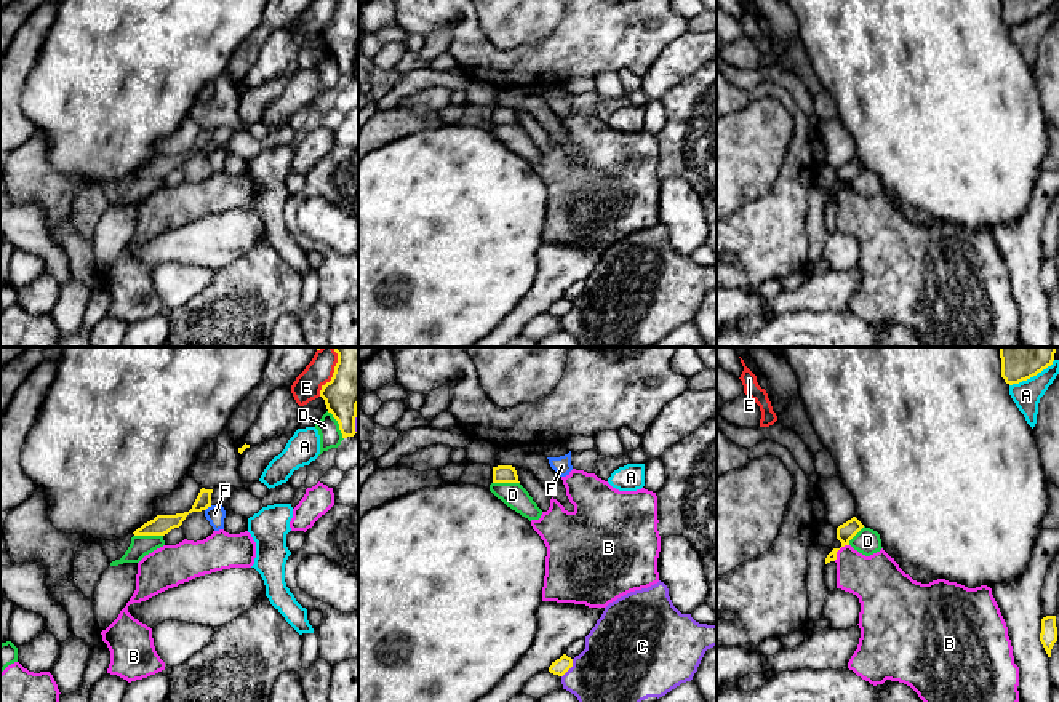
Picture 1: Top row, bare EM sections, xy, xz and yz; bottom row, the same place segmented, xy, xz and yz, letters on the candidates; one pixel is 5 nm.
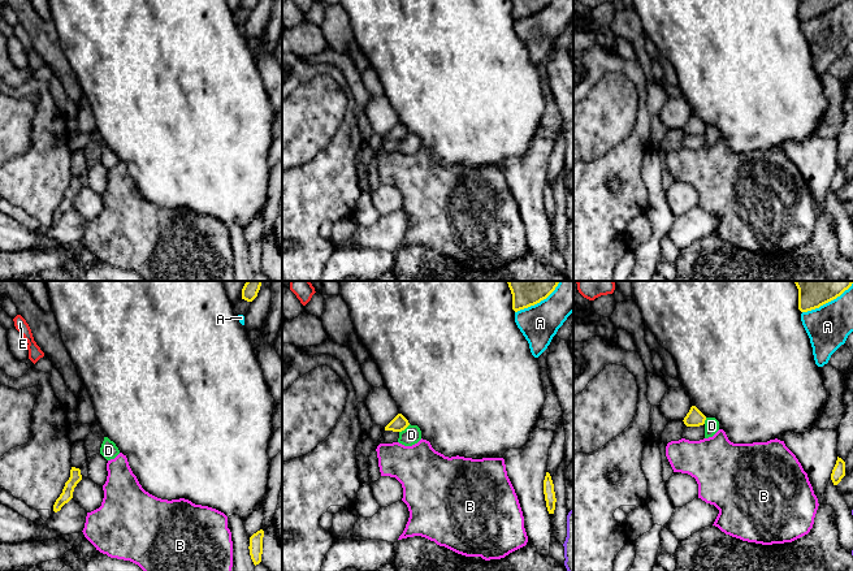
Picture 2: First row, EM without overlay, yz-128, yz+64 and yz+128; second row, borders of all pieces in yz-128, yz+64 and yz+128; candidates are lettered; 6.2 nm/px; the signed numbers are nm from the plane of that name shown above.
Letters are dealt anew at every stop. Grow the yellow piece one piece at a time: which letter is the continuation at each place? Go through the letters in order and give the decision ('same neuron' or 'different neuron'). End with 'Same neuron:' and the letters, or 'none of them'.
A: different neuron
B: different neuron
C: different neuron
D: different neuron
E: different neuron
F: different neuron
Same neuron: none of them

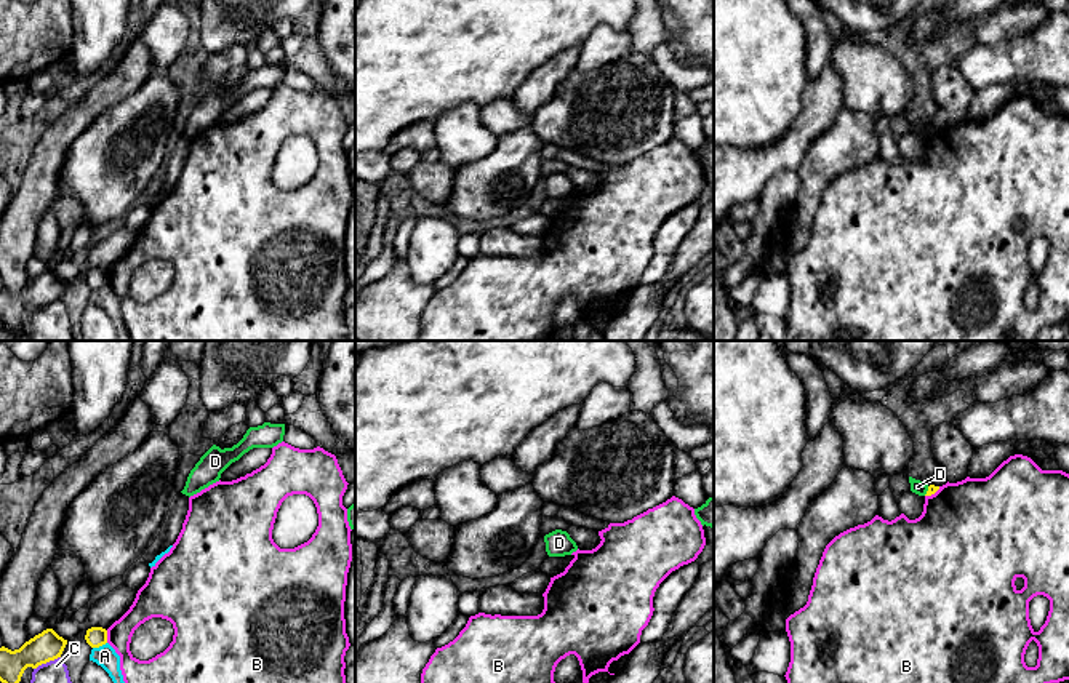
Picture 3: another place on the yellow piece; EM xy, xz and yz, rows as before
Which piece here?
A: different neuron
B: different neuron
C: different neuron
D: different neuron
Same neuron: none of them

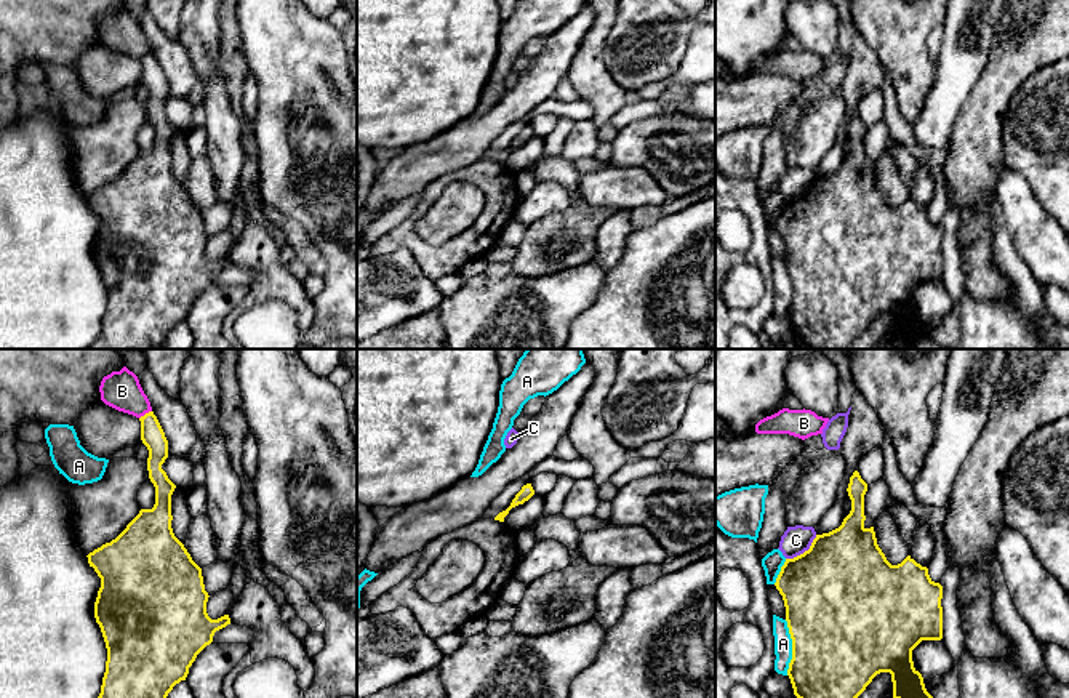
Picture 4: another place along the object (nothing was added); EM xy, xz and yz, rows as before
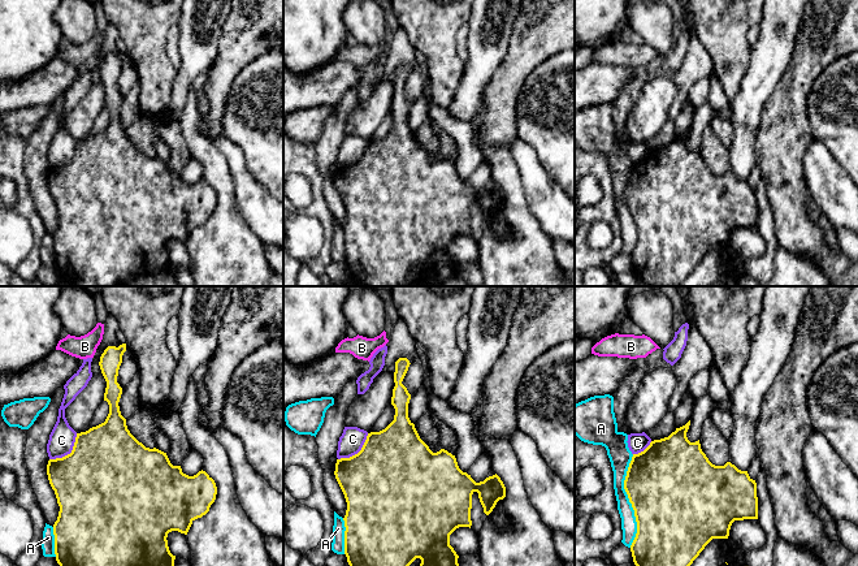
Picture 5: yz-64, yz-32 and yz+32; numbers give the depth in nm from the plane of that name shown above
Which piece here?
A: different neuron
B: different neuron
C: different neuron
Same neuron: none of them

